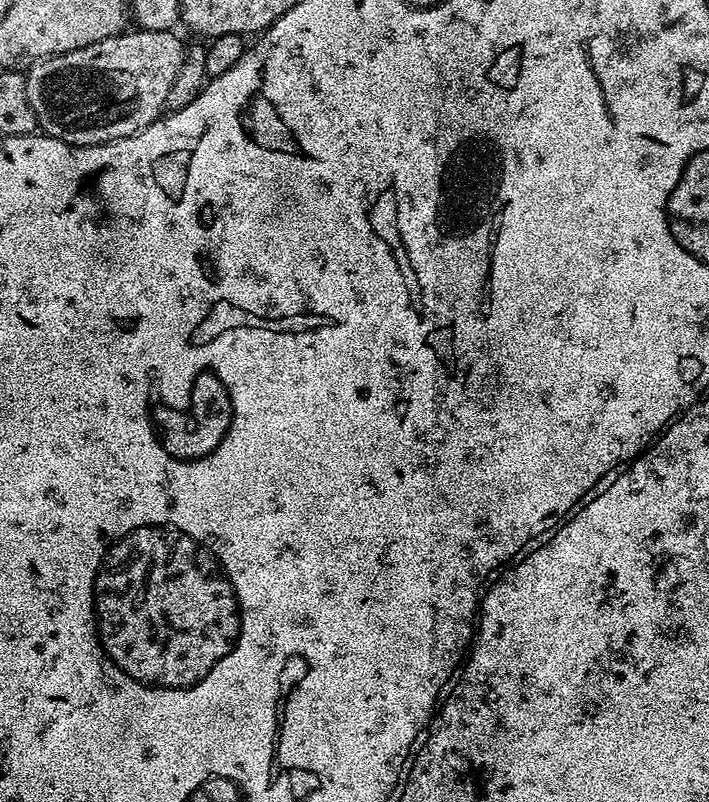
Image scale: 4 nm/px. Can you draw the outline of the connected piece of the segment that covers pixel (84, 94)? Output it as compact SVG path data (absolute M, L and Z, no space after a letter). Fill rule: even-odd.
M125 30L118 36L110 38L102 38L102 42L94 42L90 46L82 46L78 50L70 50L64 52L61 56L47 56L44 60L39 60L36 64L31 64L26 69L24 81L26 82L26 94L30 98L30 106L34 106L36 114L36 122L39 131L45 136L53 136L67 144L76 144L82 146L90 146L91 144L108 144L111 140L118 138L126 138L127 136L135 136L138 130L142 130L146 126L150 126L154 121L159 120L165 111L164 103L166 102L166 94L170 94L170 86L174 86L174 78L178 78L178 70L184 61L186 44L176 37L175 31L171 32L145 32L143 30Z

